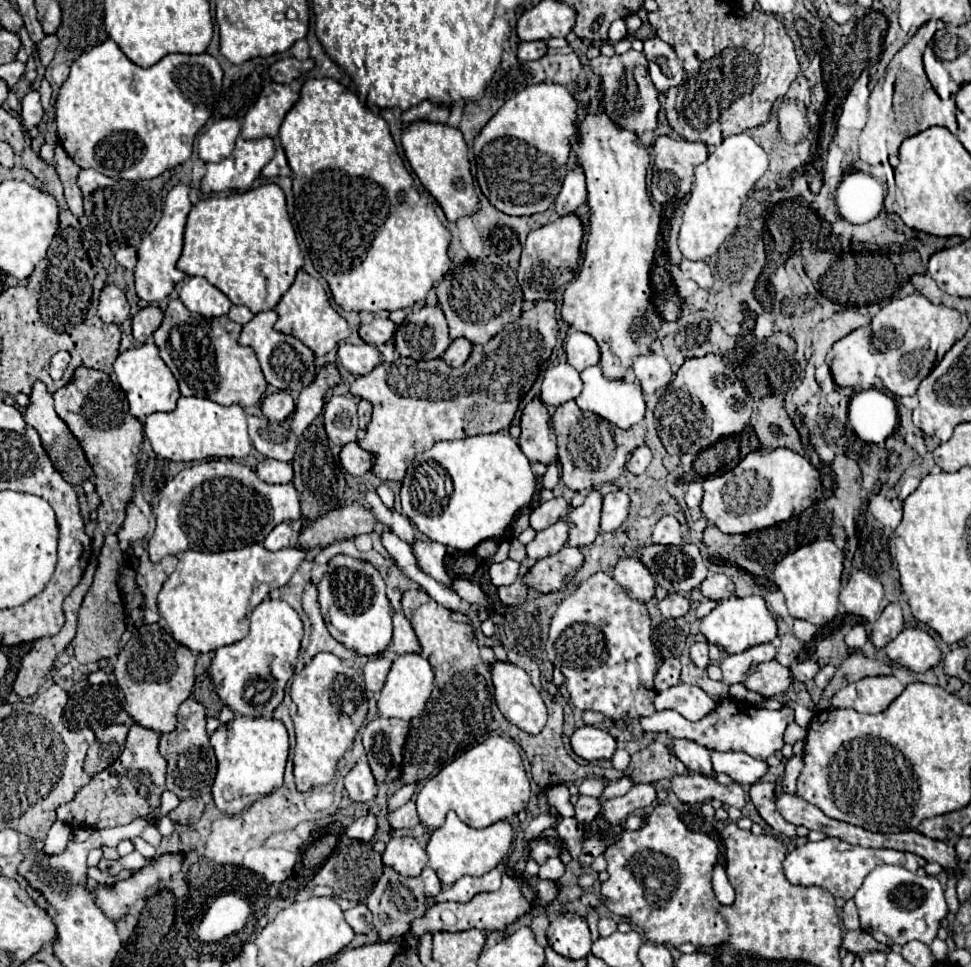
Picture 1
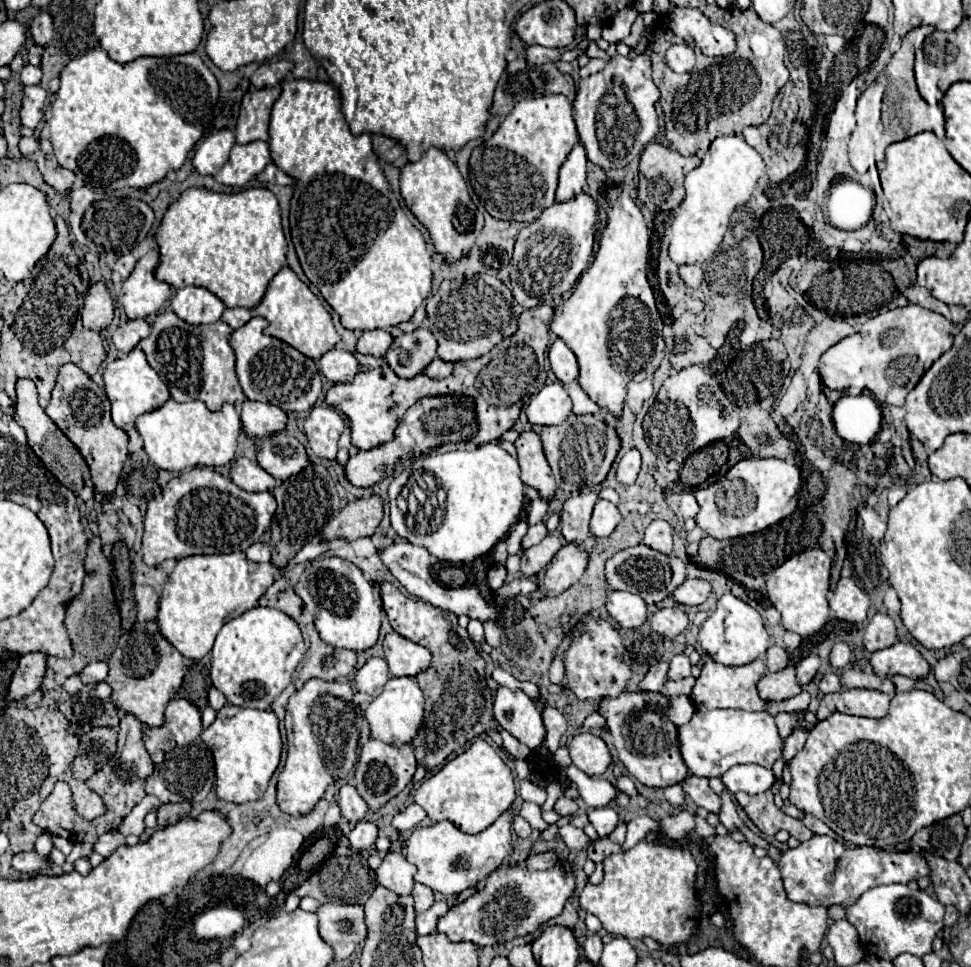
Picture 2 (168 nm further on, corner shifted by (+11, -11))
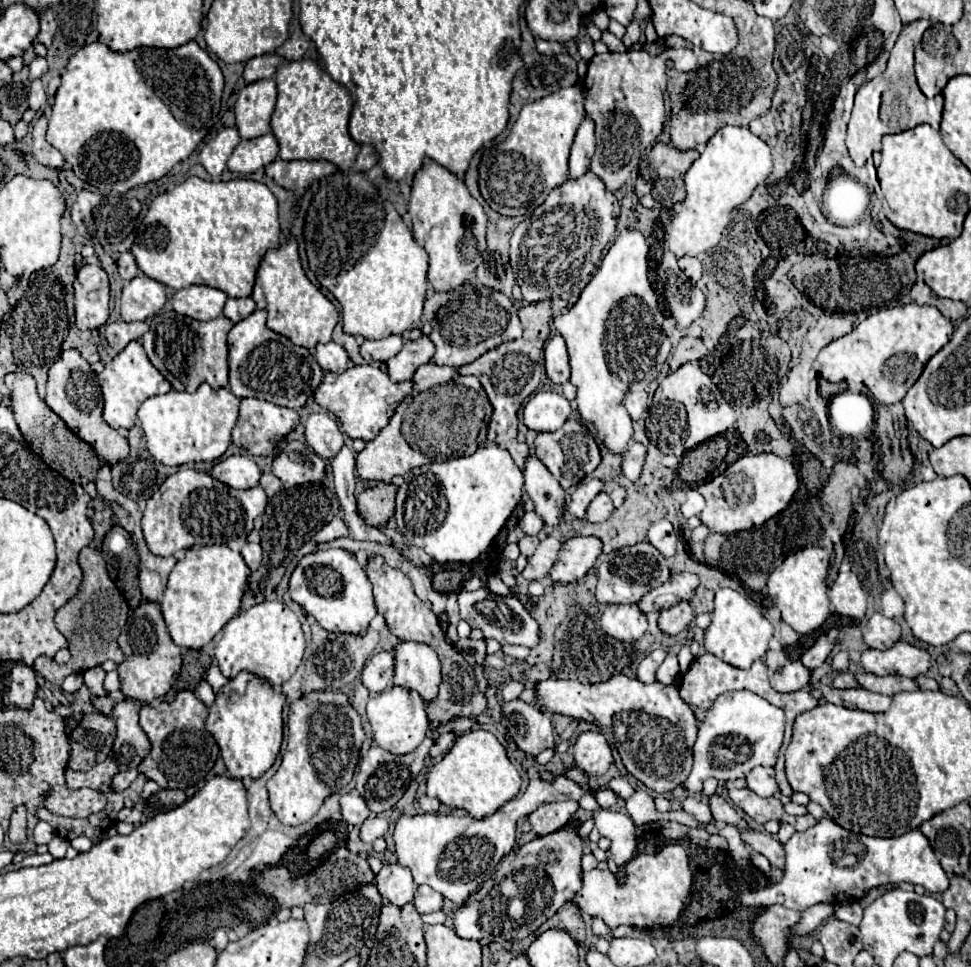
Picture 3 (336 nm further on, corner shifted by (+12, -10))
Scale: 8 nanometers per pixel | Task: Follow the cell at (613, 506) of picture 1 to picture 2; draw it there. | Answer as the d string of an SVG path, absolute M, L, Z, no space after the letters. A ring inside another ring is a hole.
M597 500L593 508L593 516L591 516L591 534L599 538L609 536L619 524L619 520L621 520L621 514L615 504L607 500Z

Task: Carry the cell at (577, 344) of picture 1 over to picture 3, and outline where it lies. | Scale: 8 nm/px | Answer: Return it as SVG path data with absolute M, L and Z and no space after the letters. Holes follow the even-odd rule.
M554 335L546 347L544 347L544 367L548 377L558 383L564 385L570 379L570 365L568 365L568 353L566 353L566 343L562 339L562 335Z

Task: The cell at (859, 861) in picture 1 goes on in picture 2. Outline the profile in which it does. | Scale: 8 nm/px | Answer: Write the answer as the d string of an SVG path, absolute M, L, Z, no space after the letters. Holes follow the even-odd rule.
M813 836L801 842L797 848L787 848L779 860L781 878L785 884L787 898L791 902L807 906L833 906L833 904L855 904L863 892L879 884L919 880L931 874L931 868L921 854L921 850L891 850L891 848L871 848L871 846L853 846L847 848L831 836Z

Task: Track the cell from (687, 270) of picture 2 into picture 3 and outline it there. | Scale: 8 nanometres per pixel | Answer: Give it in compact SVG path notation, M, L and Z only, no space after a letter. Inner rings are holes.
M682 257L678 259L678 265L684 271L684 275L690 277L690 281L696 283L702 277L702 263L696 257Z

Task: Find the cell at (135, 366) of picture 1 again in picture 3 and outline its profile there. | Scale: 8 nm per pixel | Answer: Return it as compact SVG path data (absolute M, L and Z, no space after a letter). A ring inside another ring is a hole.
M138 341L128 343L106 367L104 371L98 375L98 383L102 387L102 395L104 395L104 421L114 427L126 427L130 429L136 421L136 411L138 407L154 397L154 395L164 395L168 393L172 387L170 383L160 375L160 371L156 371L156 367L148 361L144 347Z

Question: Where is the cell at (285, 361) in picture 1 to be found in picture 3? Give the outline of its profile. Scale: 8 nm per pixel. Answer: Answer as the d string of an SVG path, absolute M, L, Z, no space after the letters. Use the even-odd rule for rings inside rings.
M256 309L250 317L238 321L228 333L230 391L236 397L256 397L280 407L300 409L322 383L324 371L314 355L304 347L292 345L284 335L266 327L266 311Z

